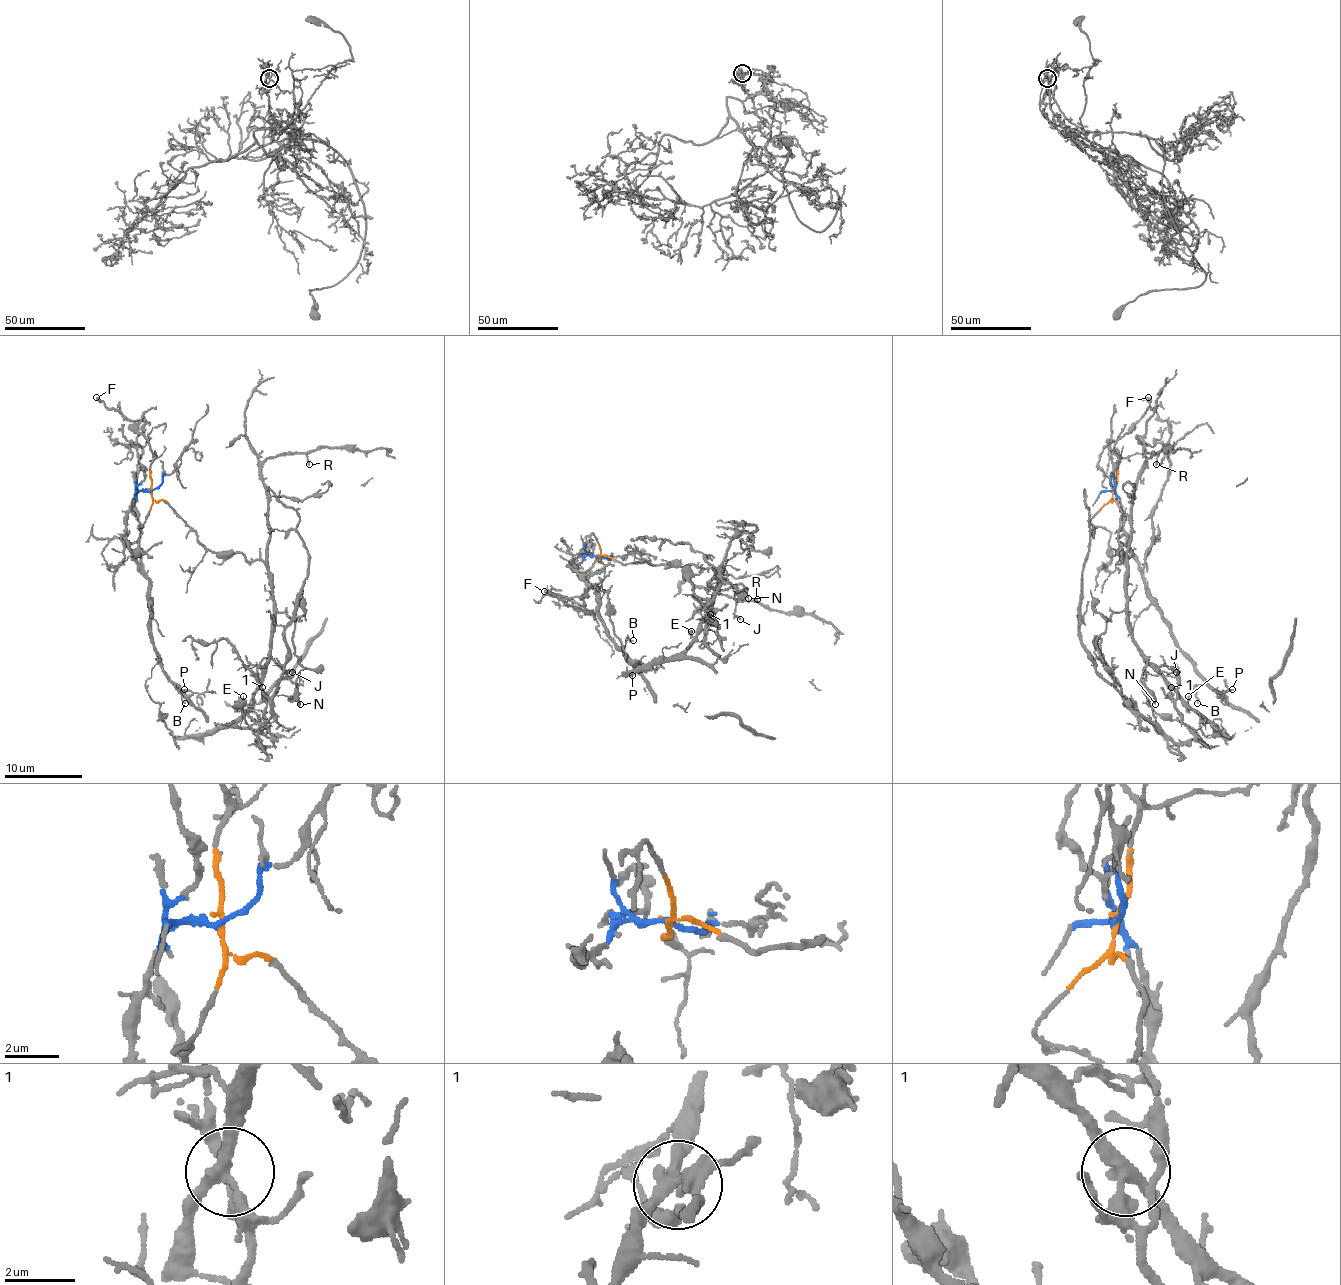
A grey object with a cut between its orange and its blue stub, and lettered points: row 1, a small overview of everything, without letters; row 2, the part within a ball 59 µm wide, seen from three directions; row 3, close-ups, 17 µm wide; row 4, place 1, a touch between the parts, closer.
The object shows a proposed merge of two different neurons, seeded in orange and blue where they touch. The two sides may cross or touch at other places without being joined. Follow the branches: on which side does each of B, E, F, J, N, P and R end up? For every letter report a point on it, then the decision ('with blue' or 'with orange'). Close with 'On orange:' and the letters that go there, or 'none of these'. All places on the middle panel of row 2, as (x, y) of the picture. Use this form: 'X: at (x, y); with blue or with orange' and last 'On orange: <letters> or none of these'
B: at (633, 640); with blue
E: at (691, 631); with orange
F: at (544, 591); with blue
J: at (740, 619); with orange
N: at (748, 598); with orange
P: at (632, 675); with blue
R: at (757, 599); with orange
On orange: E, J, N, R

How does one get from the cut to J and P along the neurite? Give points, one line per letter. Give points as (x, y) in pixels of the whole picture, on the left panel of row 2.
J: (152, 491), (210, 549), (239, 551), (248, 561), (264, 563), (269, 577), (271, 656), (287, 675), (293, 671)
P: (152, 491), (134, 495), (126, 548), (150, 580), (153, 646), (163, 673), (184, 694), (192, 693), (184, 689)

